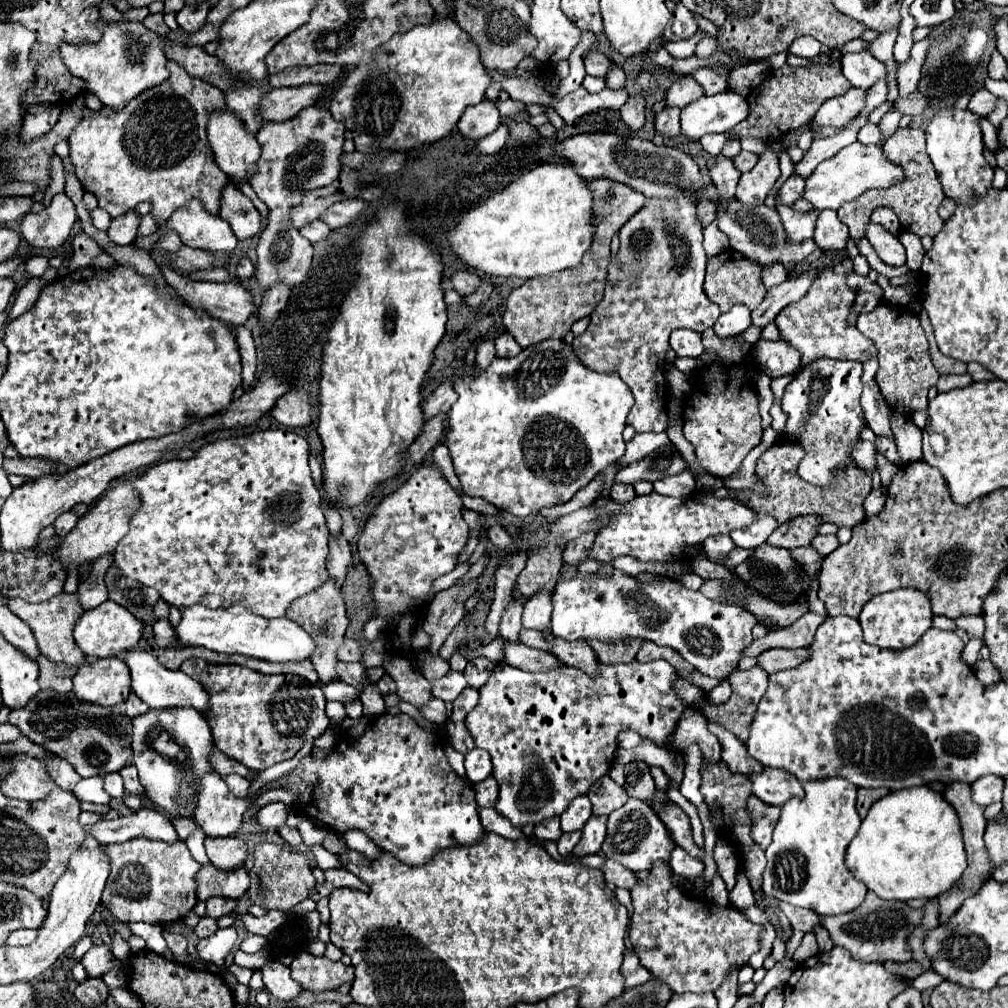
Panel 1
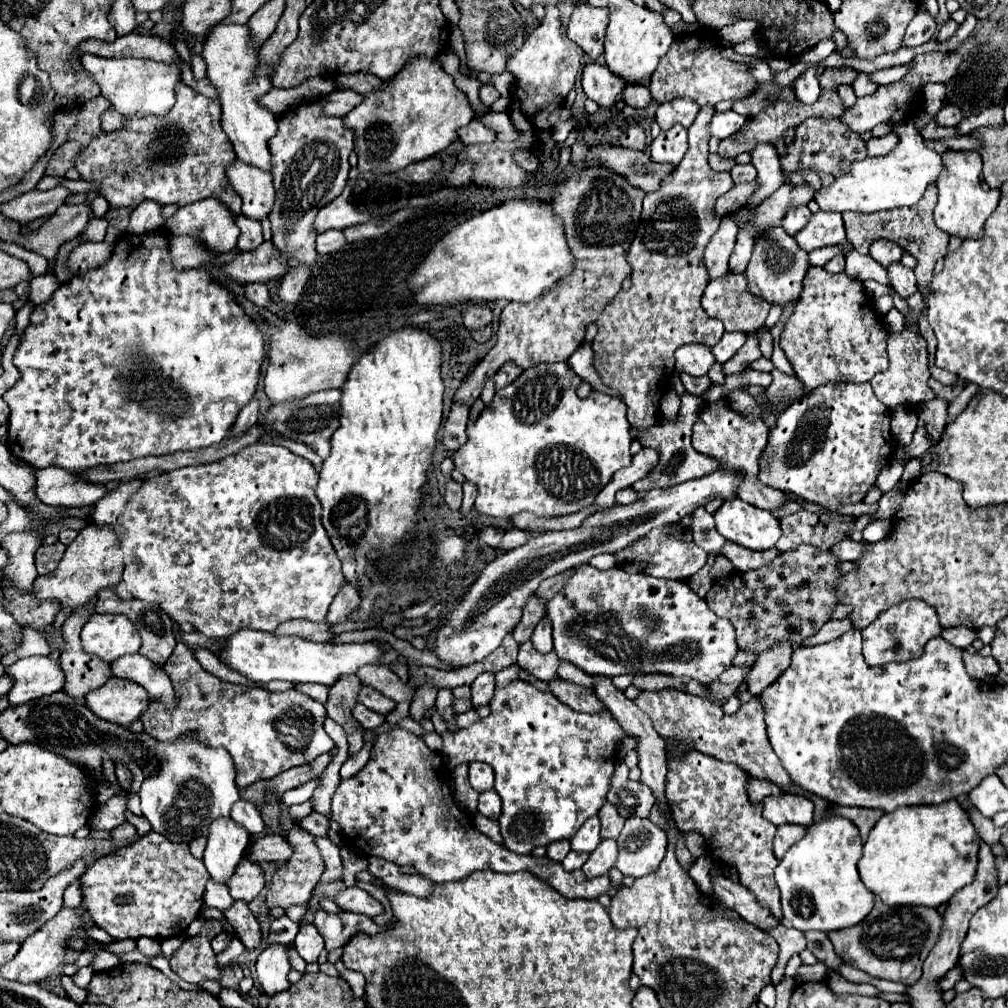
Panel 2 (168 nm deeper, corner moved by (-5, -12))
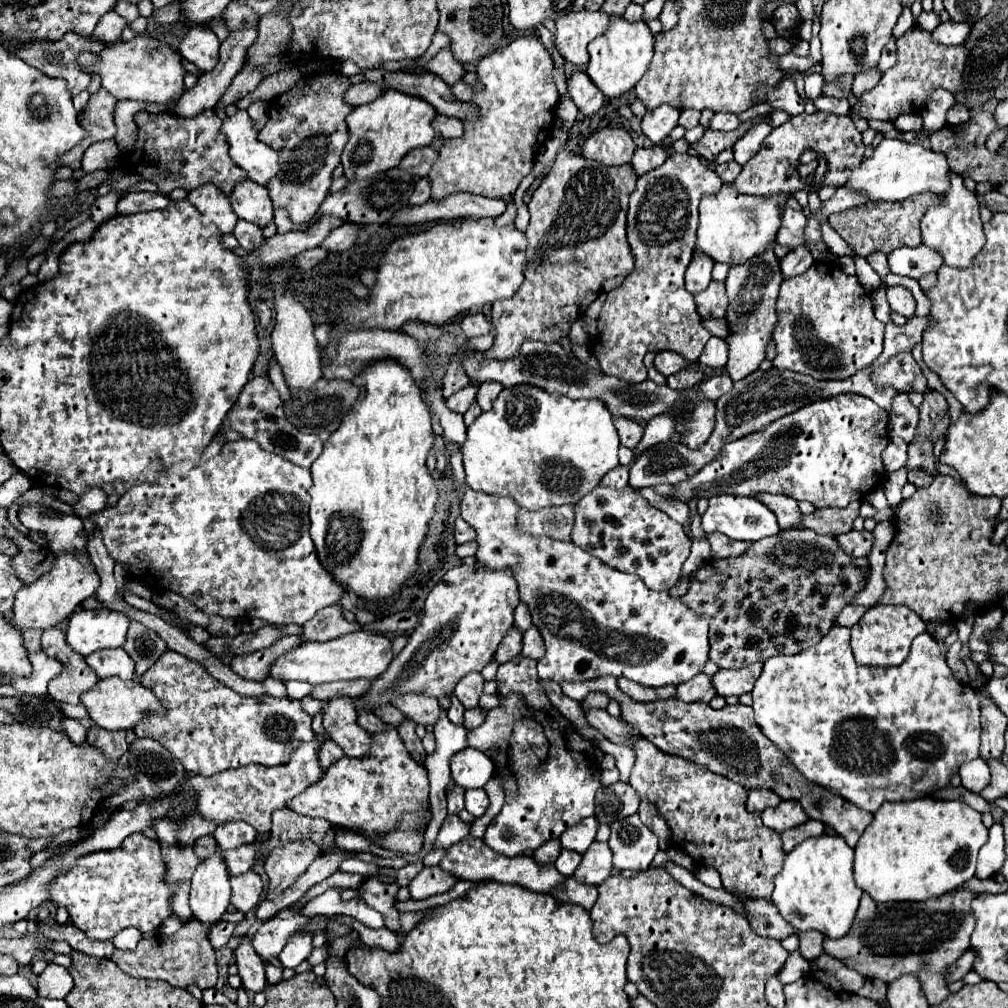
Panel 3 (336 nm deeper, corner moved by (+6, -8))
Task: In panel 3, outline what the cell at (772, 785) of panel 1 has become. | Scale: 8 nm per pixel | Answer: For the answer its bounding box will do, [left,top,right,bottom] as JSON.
[761,800,809,832]

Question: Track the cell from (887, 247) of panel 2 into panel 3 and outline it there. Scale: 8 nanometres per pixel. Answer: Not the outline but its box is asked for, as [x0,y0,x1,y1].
[867,252,889,278]

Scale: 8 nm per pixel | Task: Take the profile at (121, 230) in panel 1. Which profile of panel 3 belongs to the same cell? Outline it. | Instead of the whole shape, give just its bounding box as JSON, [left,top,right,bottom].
[117,192,169,216]

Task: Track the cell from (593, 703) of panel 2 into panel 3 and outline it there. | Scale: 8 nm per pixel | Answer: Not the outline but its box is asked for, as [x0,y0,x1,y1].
[585,710,785,900]

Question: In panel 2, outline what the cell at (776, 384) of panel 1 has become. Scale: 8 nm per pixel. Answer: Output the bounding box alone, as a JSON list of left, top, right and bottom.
[780,268,888,390]

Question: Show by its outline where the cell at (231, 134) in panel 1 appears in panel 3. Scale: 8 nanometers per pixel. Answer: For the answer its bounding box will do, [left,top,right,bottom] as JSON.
[229,178,273,228]

